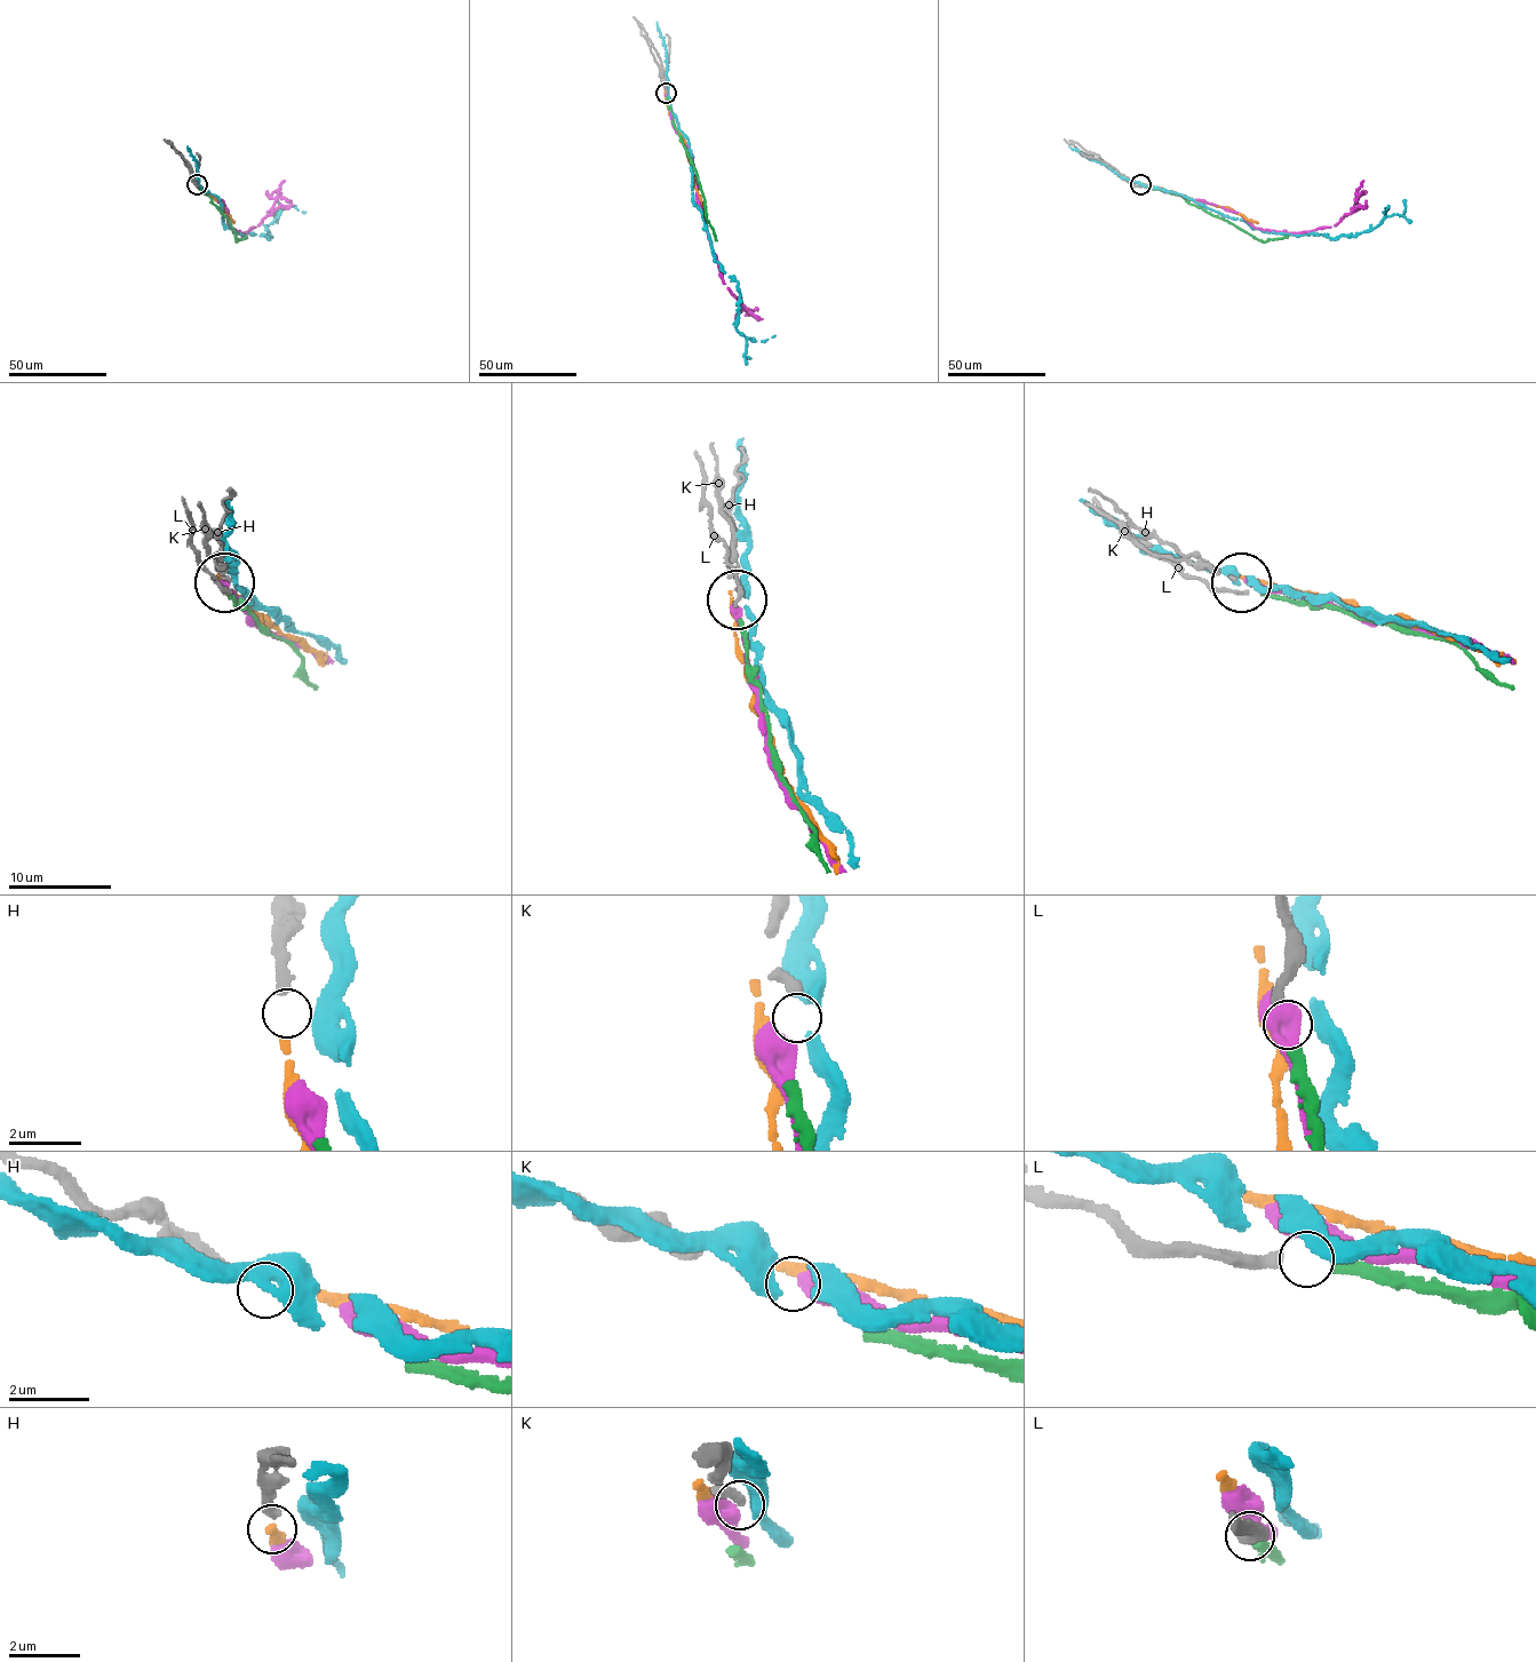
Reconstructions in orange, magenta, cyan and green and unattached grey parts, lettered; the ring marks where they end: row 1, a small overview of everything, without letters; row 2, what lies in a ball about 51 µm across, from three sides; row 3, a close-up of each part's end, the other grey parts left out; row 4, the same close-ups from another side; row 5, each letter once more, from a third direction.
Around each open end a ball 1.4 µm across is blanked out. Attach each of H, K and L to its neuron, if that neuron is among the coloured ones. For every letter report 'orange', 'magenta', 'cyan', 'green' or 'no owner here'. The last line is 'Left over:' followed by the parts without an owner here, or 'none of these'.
H: orange
K: magenta
L: green
Left over: none of these

